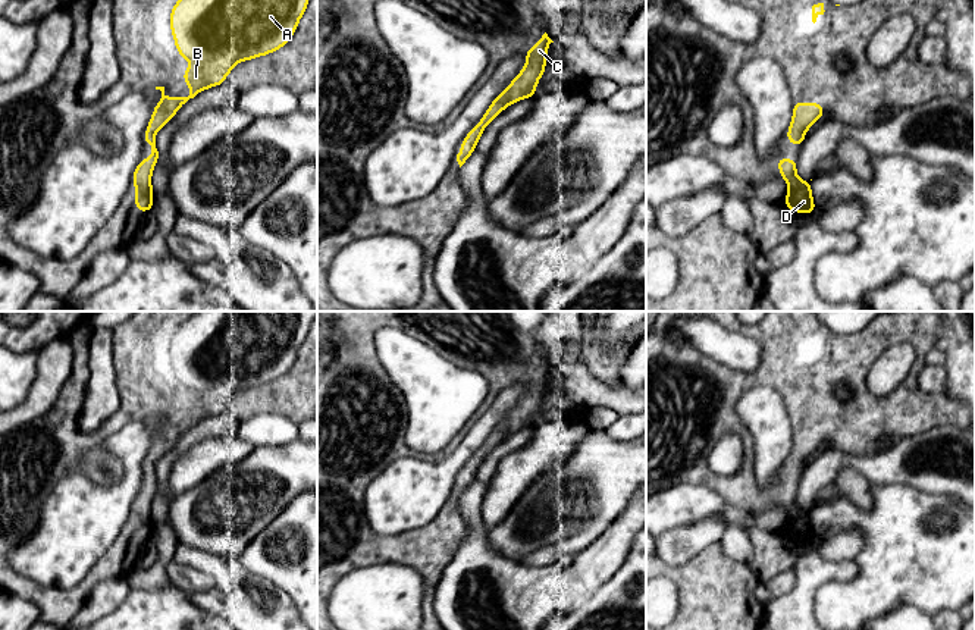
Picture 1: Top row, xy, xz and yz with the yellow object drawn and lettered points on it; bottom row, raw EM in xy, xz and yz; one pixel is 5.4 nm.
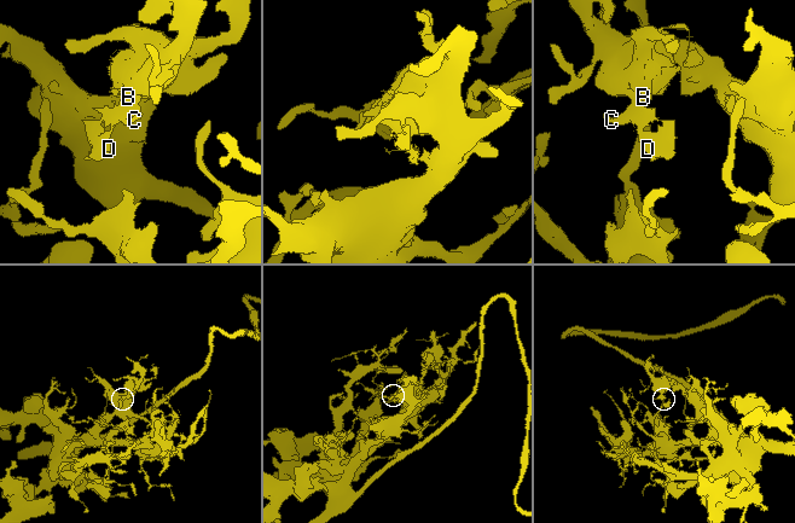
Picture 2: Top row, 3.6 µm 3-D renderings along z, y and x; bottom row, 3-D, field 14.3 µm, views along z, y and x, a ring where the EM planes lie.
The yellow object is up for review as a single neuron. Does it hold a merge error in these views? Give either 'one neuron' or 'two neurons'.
two neurons

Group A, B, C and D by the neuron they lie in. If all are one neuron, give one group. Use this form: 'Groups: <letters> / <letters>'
Groups: A B C / D

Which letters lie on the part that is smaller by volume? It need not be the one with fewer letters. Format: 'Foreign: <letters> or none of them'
Foreign: D

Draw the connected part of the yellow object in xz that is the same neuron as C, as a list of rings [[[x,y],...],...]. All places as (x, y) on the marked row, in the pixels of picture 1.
[[[545,32],[530,50],[524,51],[527,62],[518,76],[493,98],[492,104],[485,112],[483,117],[488,123],[490,123],[508,106],[523,98],[534,97],[536,85],[546,69],[548,47],[551,43],[554,41]]]

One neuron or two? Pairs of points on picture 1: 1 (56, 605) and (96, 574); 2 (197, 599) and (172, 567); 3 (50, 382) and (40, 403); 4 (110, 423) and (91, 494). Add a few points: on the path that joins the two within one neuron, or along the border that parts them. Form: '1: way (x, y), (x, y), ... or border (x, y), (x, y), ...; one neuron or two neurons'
1: way (66, 604), (85, 585); one neuron
2: border (204, 591), (196, 591), (188, 595); two neurons
3: way (47, 386), (41, 398); one neuron
4: border (107, 436), (103, 439); two neurons

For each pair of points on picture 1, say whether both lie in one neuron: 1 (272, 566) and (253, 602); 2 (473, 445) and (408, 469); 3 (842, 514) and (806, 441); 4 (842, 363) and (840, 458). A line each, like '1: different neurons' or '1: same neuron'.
1: different neurons
2: same neuron
3: different neurons
4: different neurons

